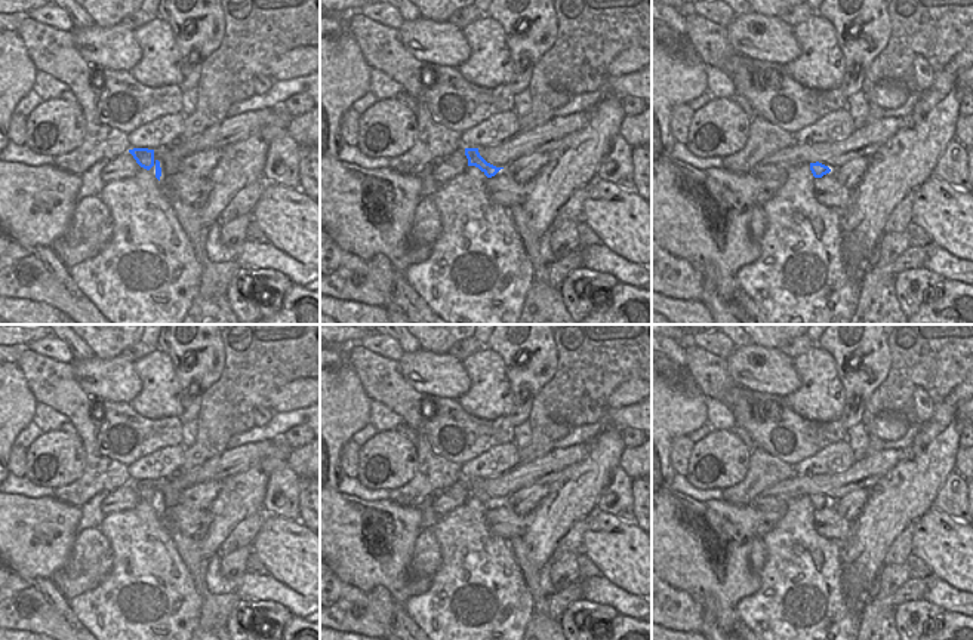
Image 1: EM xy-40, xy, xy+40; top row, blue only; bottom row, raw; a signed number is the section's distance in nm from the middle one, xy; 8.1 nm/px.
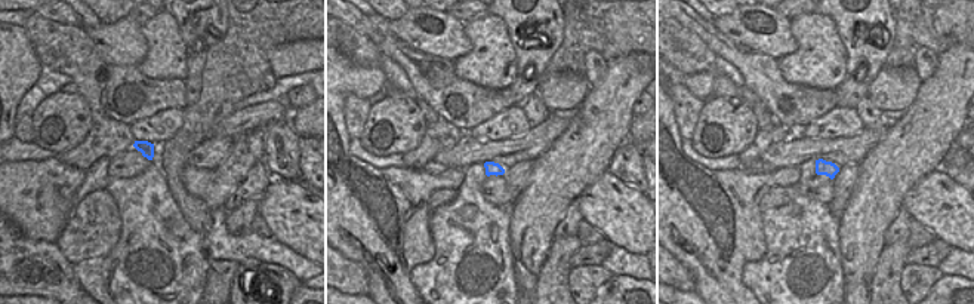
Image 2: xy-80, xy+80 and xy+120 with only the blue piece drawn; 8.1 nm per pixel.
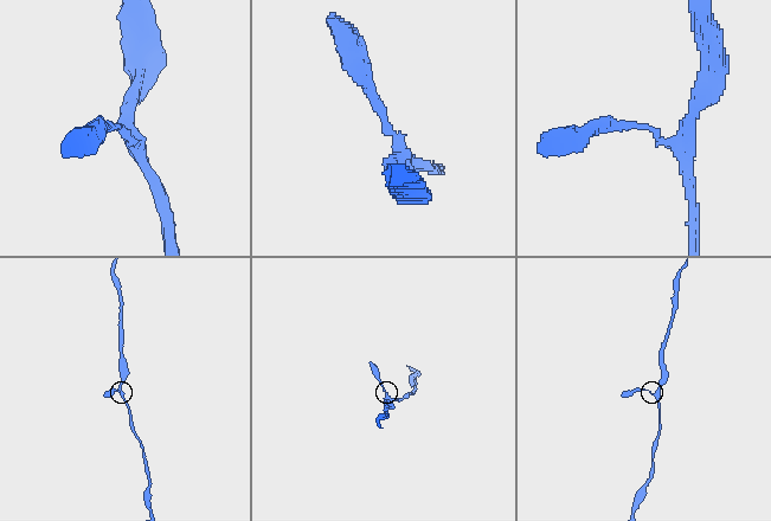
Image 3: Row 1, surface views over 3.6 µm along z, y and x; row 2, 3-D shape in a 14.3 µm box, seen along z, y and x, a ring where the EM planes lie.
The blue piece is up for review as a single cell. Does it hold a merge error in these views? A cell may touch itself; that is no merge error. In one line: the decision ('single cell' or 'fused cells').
single cell

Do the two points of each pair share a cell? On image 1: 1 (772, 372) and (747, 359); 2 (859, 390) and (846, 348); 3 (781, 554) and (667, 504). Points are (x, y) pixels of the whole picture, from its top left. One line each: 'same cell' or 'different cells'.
1: same cell
2: same cell
3: different cells

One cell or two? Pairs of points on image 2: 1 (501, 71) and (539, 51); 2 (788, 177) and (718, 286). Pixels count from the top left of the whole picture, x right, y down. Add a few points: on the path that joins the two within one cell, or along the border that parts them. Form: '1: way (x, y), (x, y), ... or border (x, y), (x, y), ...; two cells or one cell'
1: border (506, 30), (518, 73); two cells
2: way (755, 189), (737, 214), (737, 246), (734, 254); one cell

